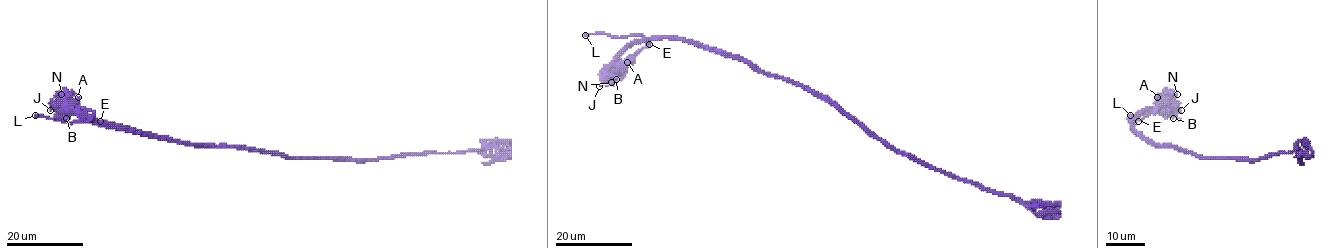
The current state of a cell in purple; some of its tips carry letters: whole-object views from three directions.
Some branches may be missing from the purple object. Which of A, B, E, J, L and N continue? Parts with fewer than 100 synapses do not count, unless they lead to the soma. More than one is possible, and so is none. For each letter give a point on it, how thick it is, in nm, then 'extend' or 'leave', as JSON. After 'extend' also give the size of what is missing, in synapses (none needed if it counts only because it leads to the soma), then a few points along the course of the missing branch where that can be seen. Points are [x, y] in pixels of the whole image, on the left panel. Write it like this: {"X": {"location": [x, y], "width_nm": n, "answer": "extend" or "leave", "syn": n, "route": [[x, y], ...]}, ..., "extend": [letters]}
{"A": {"location": [78, 97], "width_nm": 200, "answer": "leave"}, "B": {"location": [66, 118], "width_nm": 140, "answer": "leave"}, "E": {"location": [100, 121], "width_nm": 180, "answer": "leave"}, "J": {"location": [50, 110], "width_nm": 200, "answer": "leave"}, "L": {"location": [35, 115], "width_nm": 280, "answer": "extend"}, "N": {"location": [61, 94], "width_nm": 200, "answer": "leave"}, "extend": ["L"]}

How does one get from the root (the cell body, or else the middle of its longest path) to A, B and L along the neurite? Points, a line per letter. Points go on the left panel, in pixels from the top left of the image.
A: (270, 153), (232, 147), (197, 147), (137, 130), (98, 126), (66, 107), (78, 97)
B: (270, 153), (232, 147), (197, 147), (137, 130), (107, 127), (87, 122), (73, 110), (67, 110), (66, 118)
L: (270, 153), (232, 147), (197, 147), (137, 130), (103, 126), (93, 116), (90, 120), (64, 123), (35, 115)

